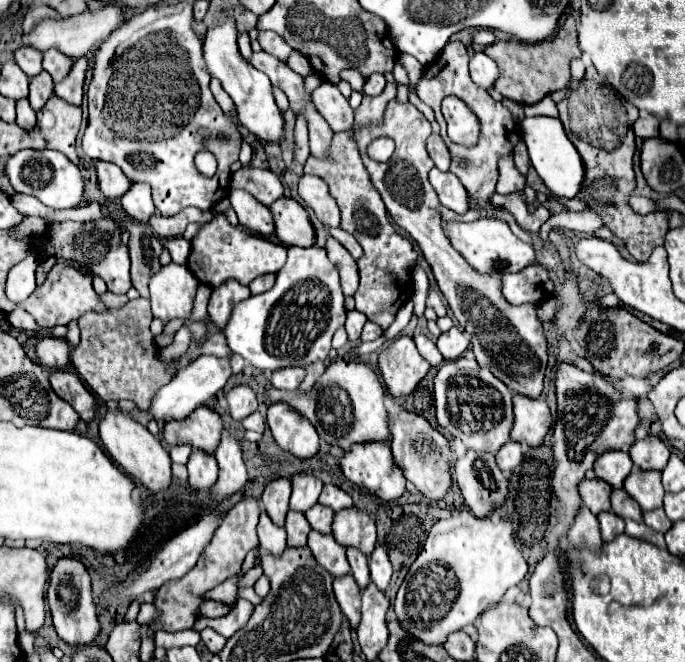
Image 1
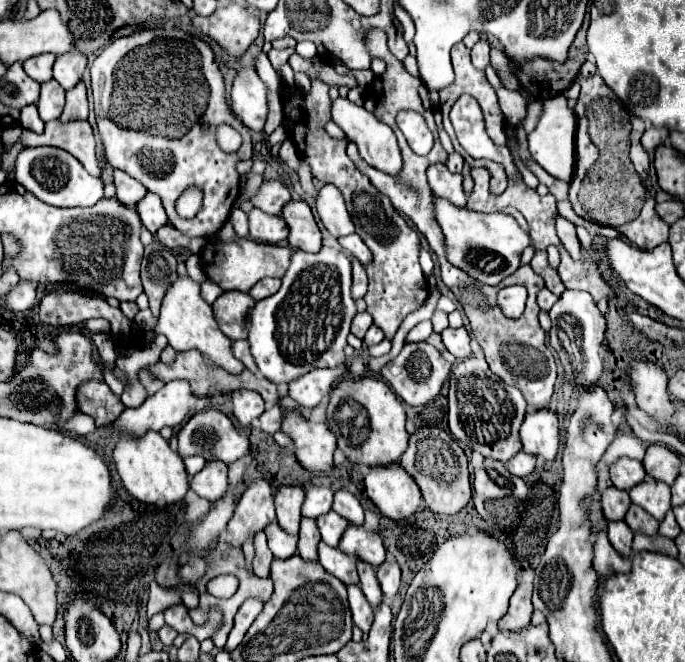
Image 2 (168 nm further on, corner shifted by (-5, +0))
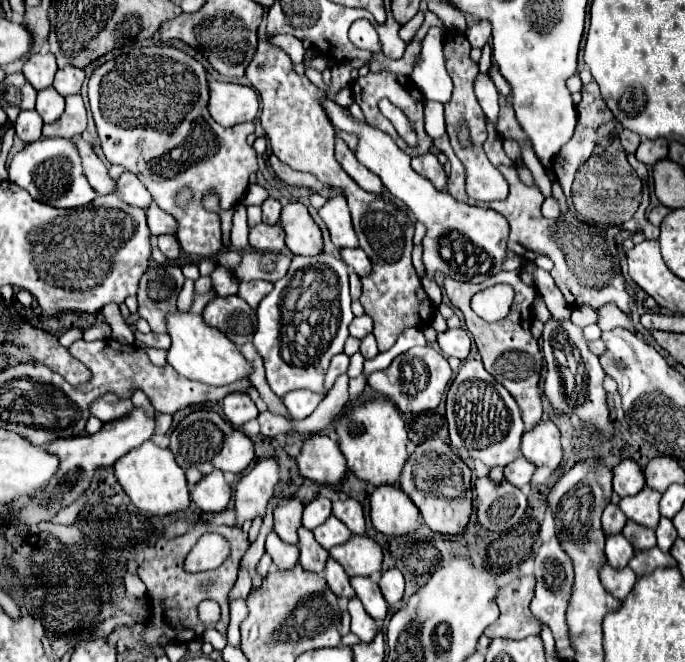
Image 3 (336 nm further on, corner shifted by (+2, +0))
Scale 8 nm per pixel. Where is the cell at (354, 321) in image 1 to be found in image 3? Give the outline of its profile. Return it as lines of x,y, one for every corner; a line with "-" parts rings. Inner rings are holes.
367,314
361,316
361,318
353,318
353,322
351,322
351,326
349,326
349,332
351,332
351,336
355,336
355,338
365,338
367,334
373,332
373,320
371,320

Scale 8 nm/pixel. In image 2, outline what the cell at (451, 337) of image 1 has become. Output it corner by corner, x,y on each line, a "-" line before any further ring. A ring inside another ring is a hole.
446,328
442,332
442,342
444,342
446,350
450,354
454,354
458,360
470,356
470,334
464,328
458,328
458,330

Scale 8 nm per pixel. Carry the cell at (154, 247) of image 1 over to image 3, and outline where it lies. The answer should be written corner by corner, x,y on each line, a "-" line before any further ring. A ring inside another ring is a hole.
153,264
139,282
139,316
145,318
153,332
167,332
165,316
177,310
177,294
183,288
183,274
179,266

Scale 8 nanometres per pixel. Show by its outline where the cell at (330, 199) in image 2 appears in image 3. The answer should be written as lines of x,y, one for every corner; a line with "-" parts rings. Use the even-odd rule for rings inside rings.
341,194
331,196
327,204
319,210
319,216
327,224
331,240
337,248
359,248
359,240
351,224
347,200

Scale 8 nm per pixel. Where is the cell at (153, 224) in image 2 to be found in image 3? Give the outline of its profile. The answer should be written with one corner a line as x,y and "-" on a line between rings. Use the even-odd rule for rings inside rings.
155,202
151,204
151,208
147,208
147,224
155,236
177,232
177,220
171,214
163,212

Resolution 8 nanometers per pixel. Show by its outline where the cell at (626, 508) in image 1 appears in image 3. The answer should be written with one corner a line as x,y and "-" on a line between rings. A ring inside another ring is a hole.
629,520
627,526
623,528
623,536
625,536
625,538
631,542
631,546
633,546
635,550
639,550
639,552
655,548
655,532
649,530
649,528
643,528
643,526
639,526
639,524
631,522
631,520

